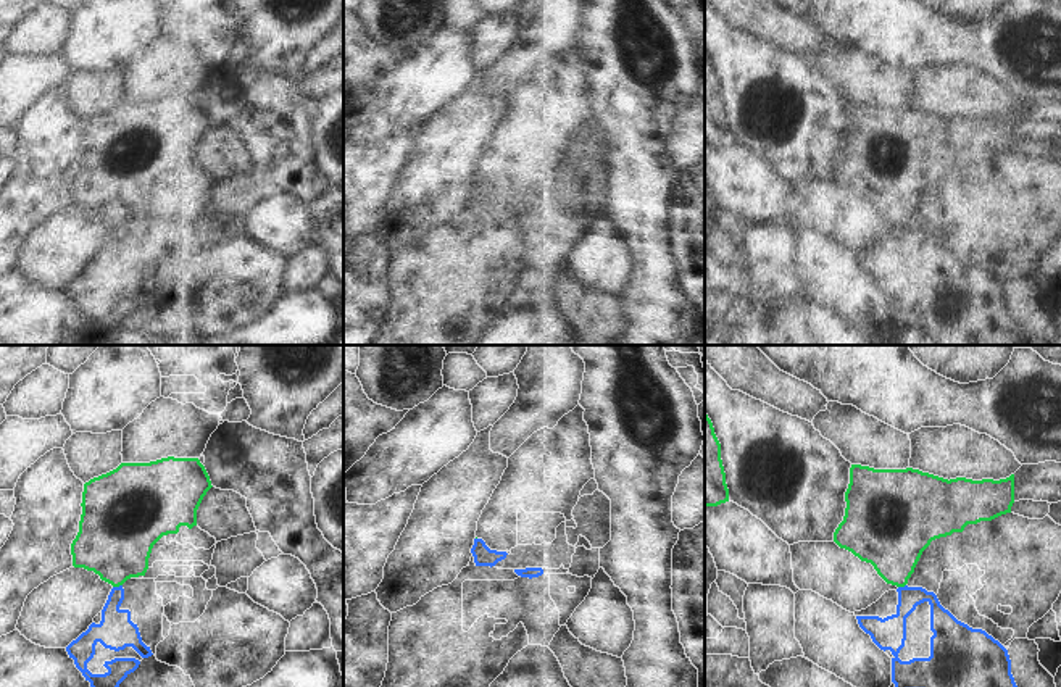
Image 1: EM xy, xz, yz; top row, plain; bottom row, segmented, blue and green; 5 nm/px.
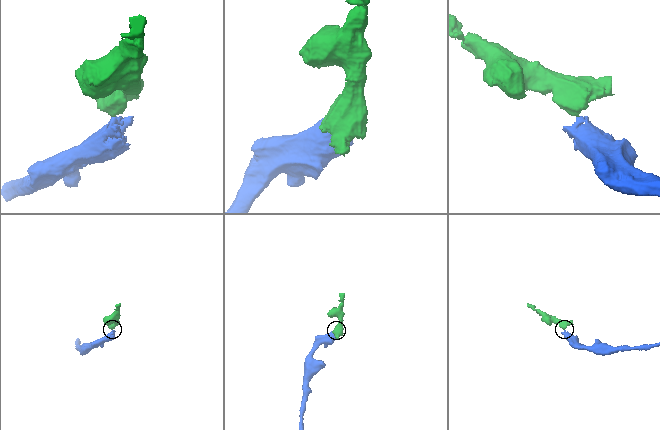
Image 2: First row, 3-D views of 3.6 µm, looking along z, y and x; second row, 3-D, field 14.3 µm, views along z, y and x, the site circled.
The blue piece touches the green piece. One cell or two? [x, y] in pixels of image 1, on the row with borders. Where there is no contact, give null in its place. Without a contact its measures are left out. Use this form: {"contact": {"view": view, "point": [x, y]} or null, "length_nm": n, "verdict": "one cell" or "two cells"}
{"contact": {"view": "xy", "point": [116, 587]}, "length_nm": 50, "verdict": "two cells"}

